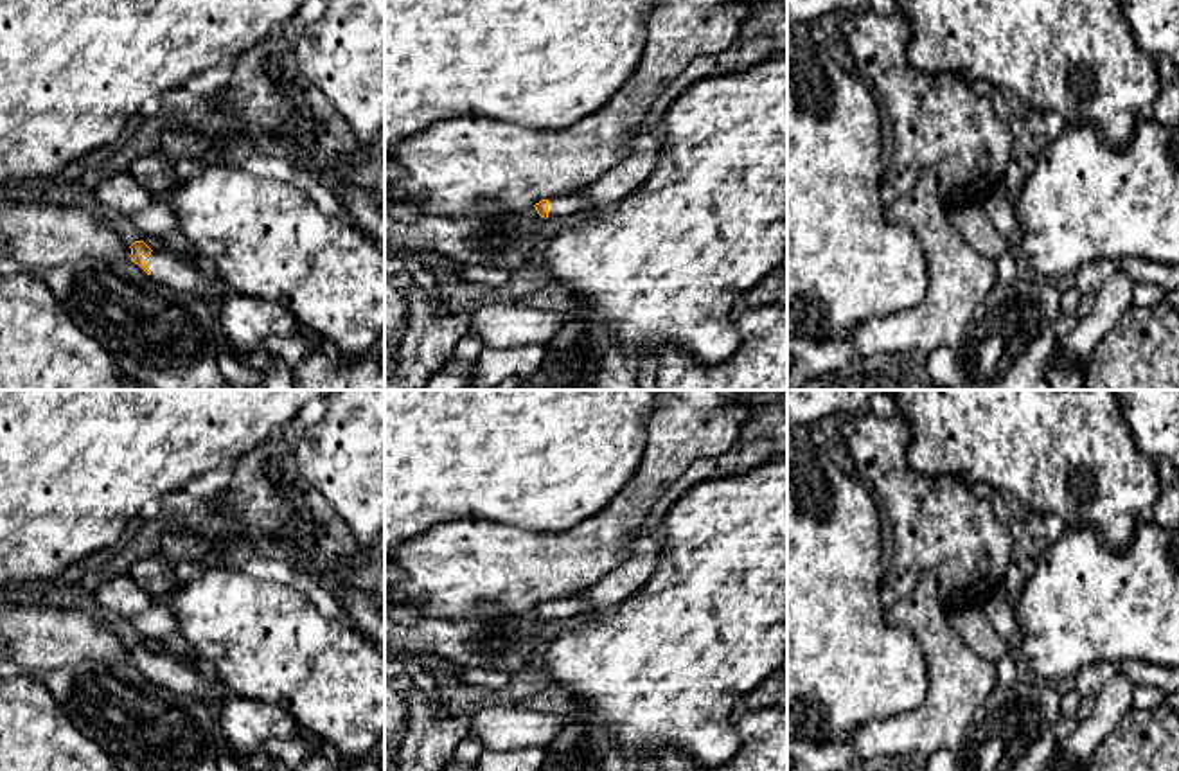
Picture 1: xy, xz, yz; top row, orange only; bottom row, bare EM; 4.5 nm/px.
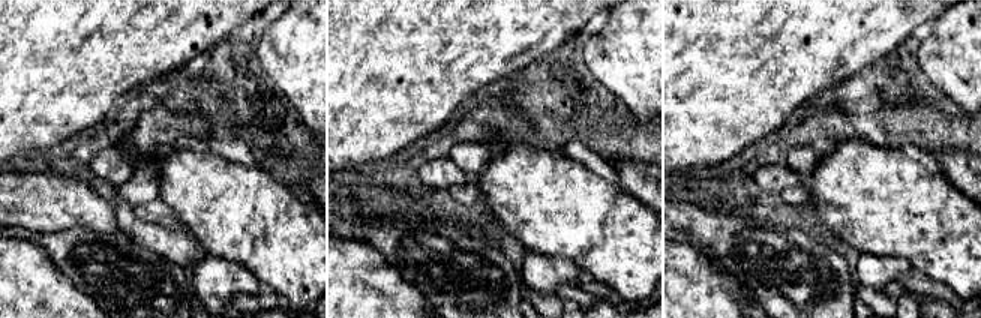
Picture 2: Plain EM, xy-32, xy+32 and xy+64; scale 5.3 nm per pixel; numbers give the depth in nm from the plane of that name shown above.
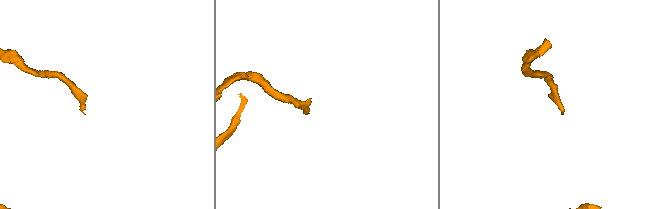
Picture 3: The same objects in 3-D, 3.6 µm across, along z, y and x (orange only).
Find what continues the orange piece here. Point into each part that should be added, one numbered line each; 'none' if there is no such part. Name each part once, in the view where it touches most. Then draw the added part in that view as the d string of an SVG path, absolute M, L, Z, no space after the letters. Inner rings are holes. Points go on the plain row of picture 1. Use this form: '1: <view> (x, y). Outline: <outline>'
1: xy (186, 678). Outline: M162 652L151 654L146 670L155 683L178 694L189 694L205 705L221 703L230 694L212 670Z

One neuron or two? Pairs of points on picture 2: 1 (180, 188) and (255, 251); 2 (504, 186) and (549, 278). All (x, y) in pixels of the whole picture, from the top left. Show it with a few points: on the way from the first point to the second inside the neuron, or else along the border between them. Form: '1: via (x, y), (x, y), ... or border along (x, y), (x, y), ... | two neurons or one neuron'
1: via (198, 194), (237, 233) | one neuron
2: border along (527, 251), (560, 255), (572, 261) | two neurons

